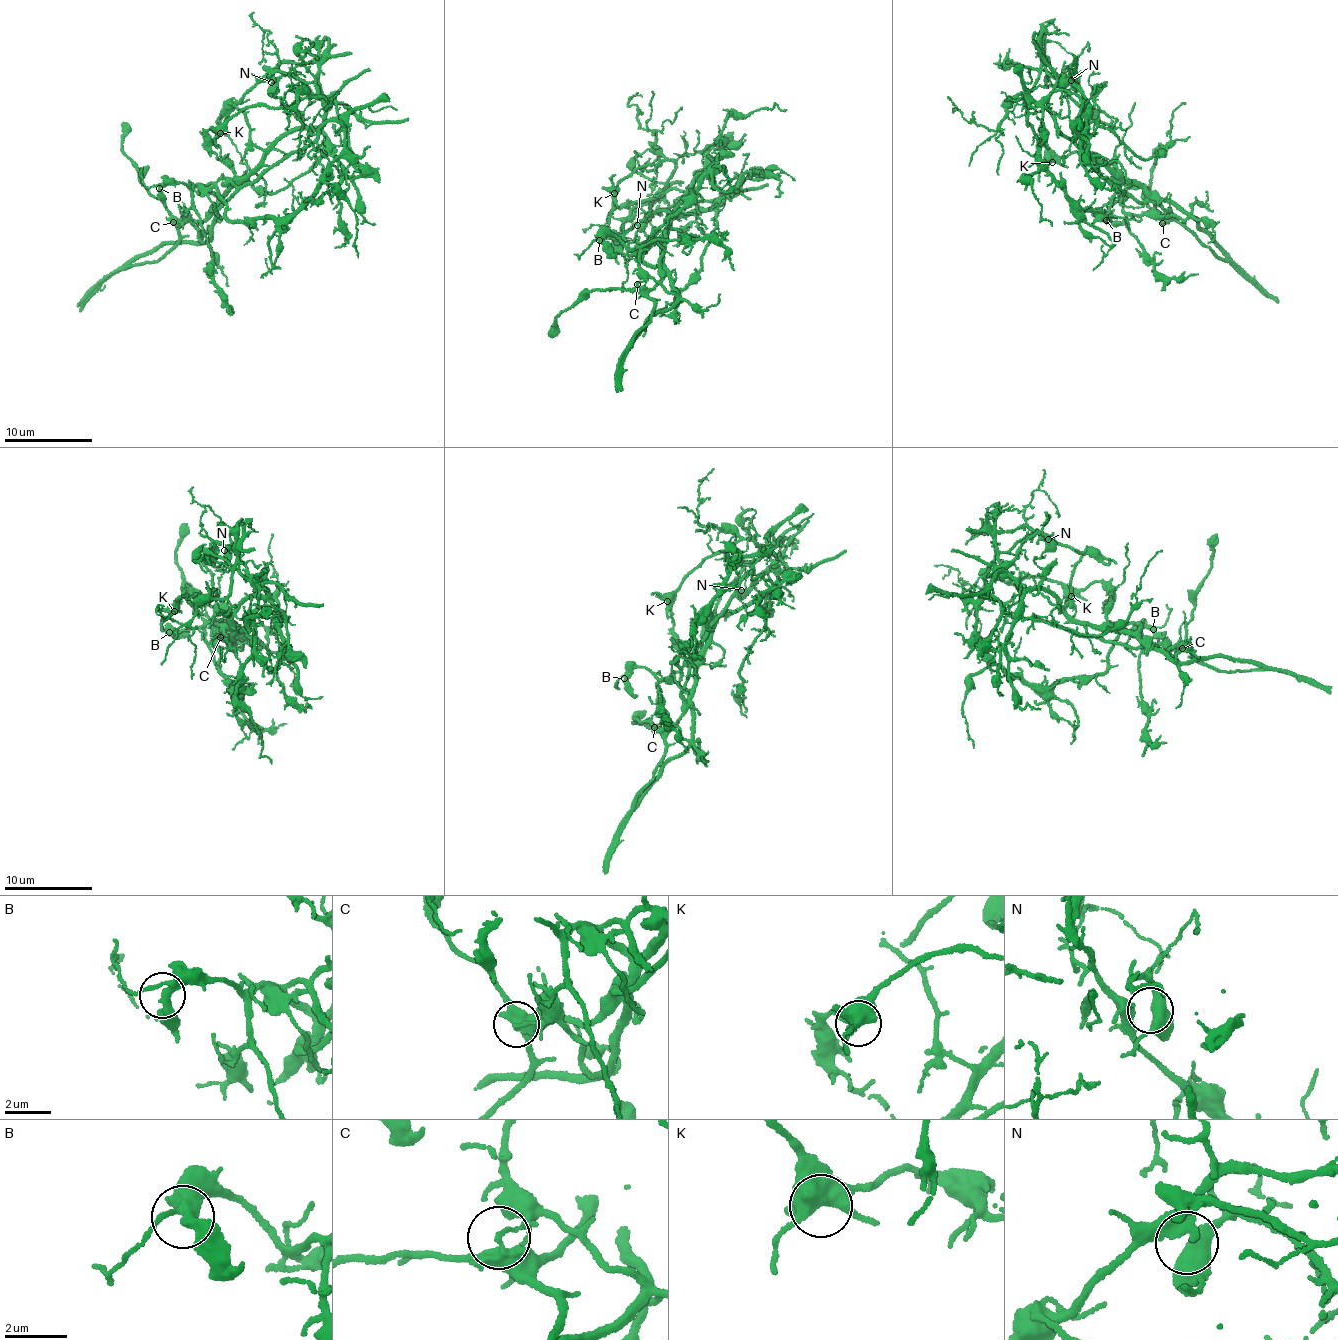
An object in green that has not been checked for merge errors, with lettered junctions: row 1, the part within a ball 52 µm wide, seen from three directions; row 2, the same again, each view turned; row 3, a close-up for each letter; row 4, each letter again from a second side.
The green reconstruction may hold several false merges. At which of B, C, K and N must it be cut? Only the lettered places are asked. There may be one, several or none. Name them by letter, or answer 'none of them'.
C

